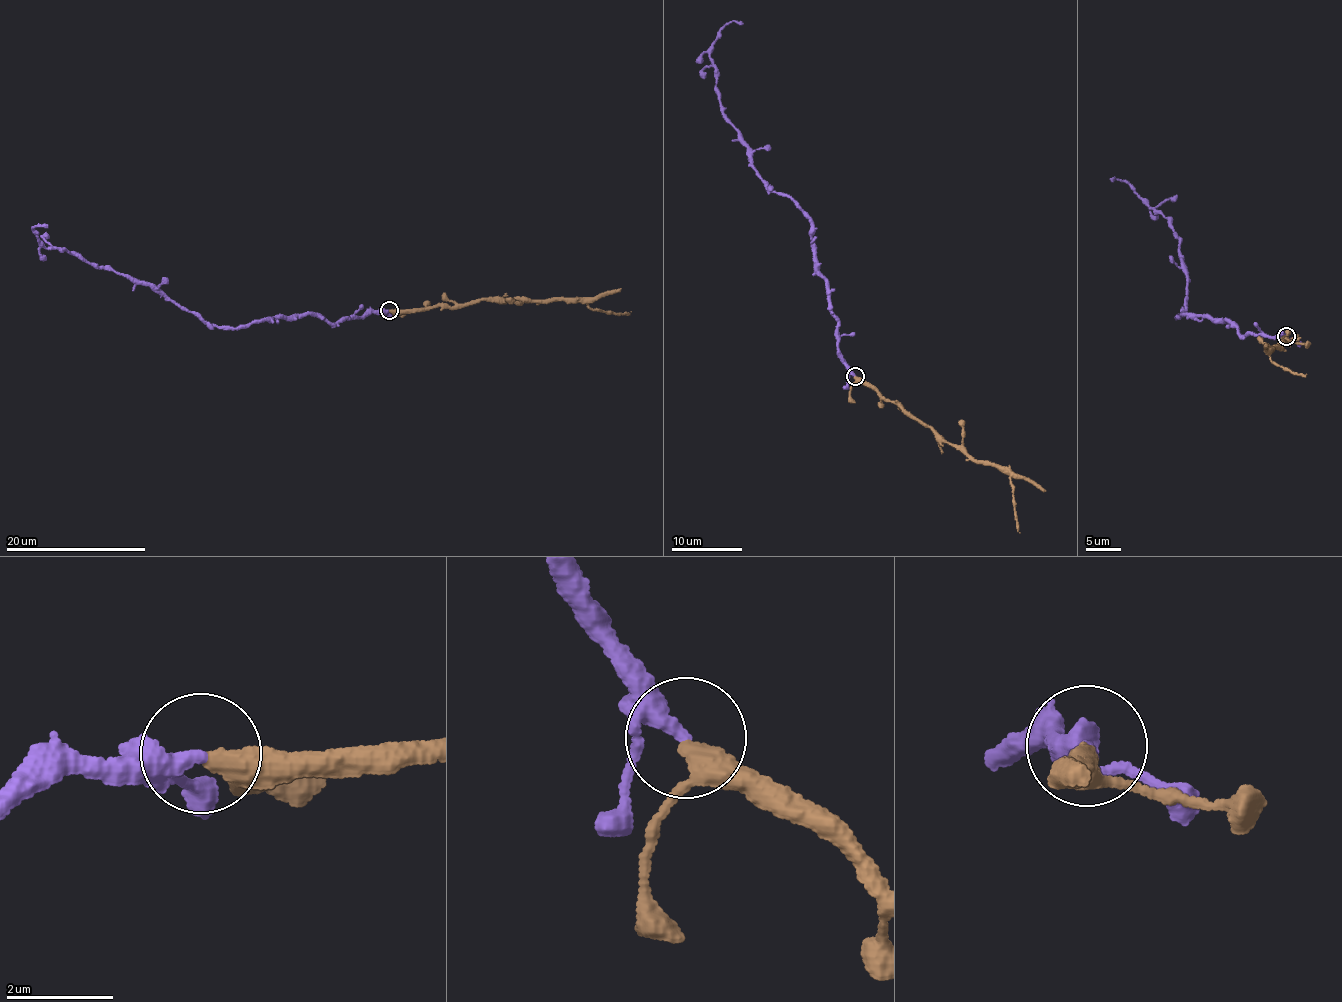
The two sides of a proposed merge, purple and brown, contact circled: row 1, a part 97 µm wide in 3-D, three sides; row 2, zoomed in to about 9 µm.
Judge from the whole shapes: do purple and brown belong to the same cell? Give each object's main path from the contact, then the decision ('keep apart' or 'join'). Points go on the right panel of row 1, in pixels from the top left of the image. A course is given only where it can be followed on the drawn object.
purple via (1287, 336), (1238, 335), (1228, 320), (1176, 317), (1188, 313), (1179, 242), (1167, 217), (1129, 184), (1111, 179) | brown via (1287, 336), (1281, 339), (1281, 348), (1267, 350), (1271, 361), (1305, 374) | join

